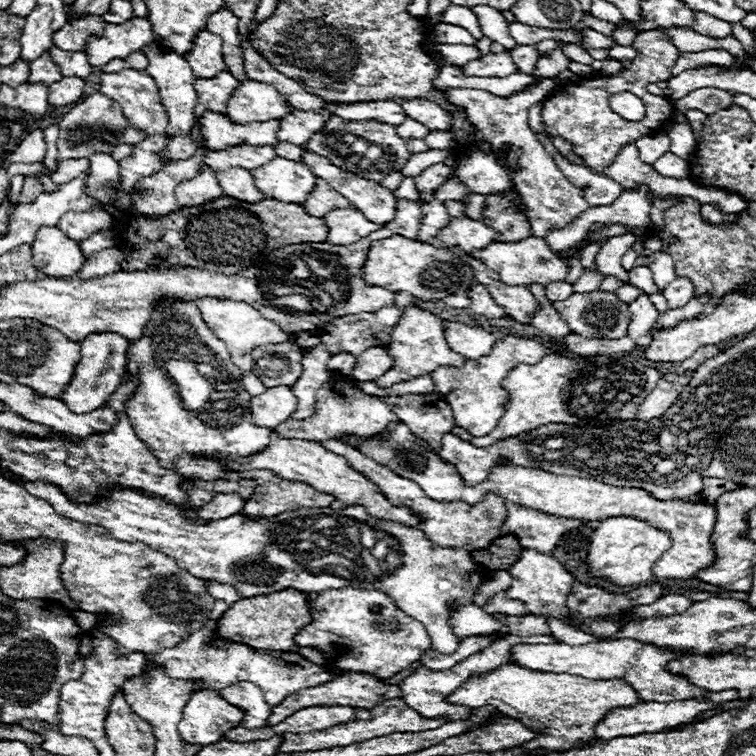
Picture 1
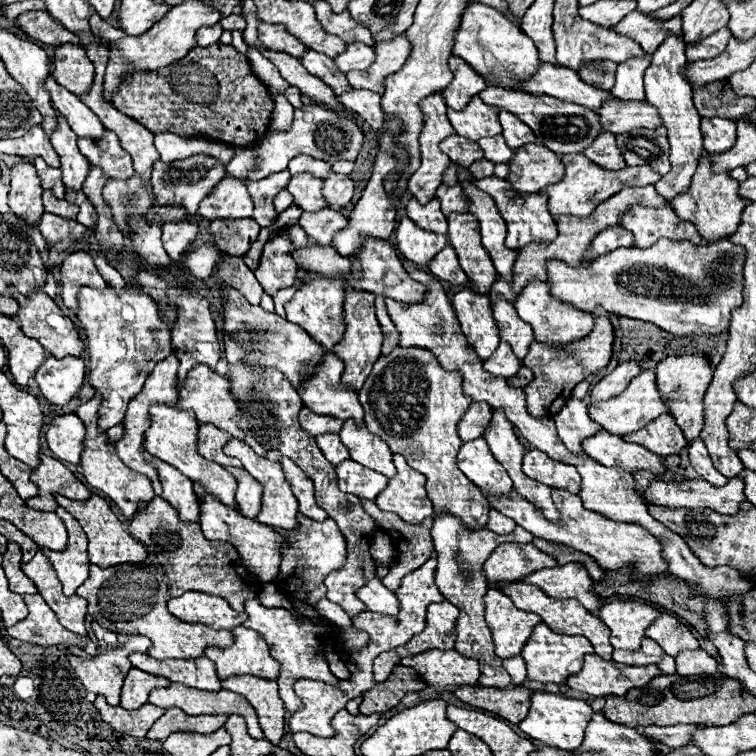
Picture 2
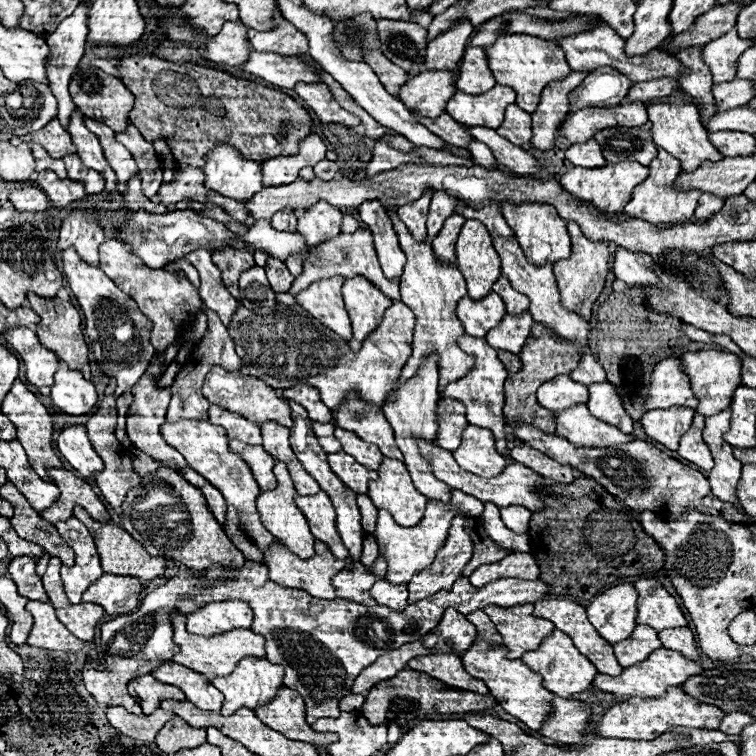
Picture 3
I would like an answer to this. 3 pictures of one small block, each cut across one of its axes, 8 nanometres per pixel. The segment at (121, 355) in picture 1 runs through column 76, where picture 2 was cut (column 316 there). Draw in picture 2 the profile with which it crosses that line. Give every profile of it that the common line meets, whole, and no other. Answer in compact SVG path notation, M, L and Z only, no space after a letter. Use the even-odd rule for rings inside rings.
M324 348L322 360L312 368L312 376L302 384L302 402L316 414L332 414L342 420L354 418L362 424L364 410L358 402L358 392L348 390L340 382L342 370L344 362L334 352L326 352Z

